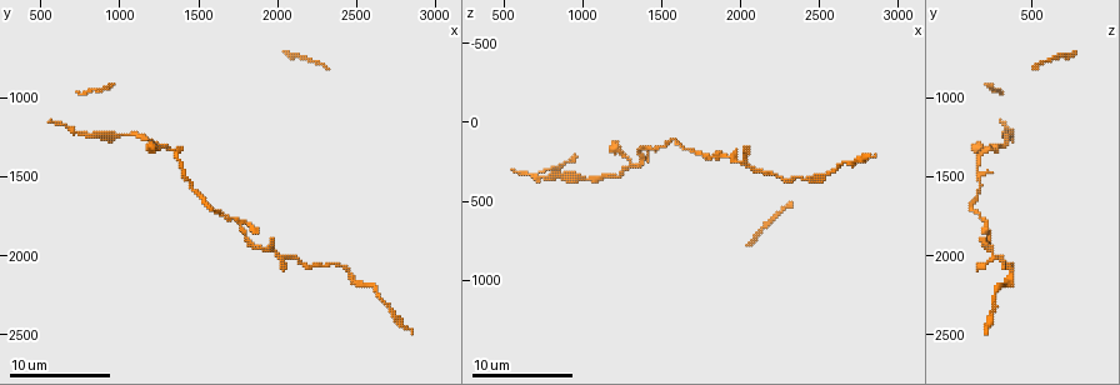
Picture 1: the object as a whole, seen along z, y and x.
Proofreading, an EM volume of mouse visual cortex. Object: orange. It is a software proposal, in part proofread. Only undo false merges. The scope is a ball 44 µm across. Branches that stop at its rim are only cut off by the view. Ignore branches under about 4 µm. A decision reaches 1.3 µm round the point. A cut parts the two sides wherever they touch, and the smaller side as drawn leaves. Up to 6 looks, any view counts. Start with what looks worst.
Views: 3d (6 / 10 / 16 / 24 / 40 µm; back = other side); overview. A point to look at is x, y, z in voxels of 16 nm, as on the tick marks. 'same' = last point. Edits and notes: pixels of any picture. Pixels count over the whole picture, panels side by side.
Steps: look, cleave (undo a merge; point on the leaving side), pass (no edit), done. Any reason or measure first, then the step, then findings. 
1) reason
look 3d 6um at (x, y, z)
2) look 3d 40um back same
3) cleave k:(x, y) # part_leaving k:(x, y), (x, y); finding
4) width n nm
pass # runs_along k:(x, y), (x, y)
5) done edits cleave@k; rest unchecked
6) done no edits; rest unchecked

side arm on a straight run
look 3d 6um at (1380, 1440, 160)

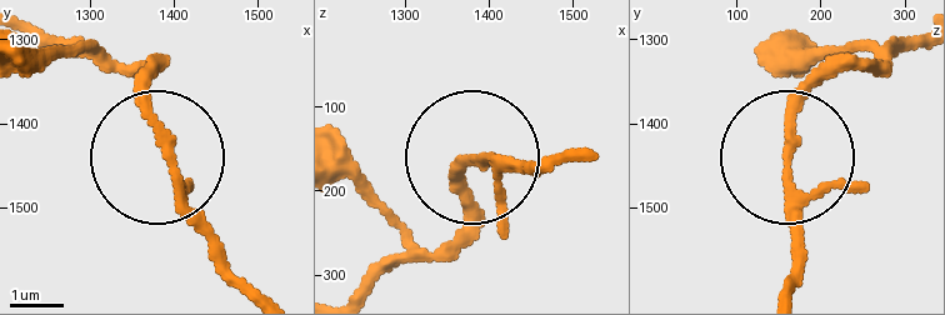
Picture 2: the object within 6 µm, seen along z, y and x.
look 3d 6um back at (1400, 1465, 160)

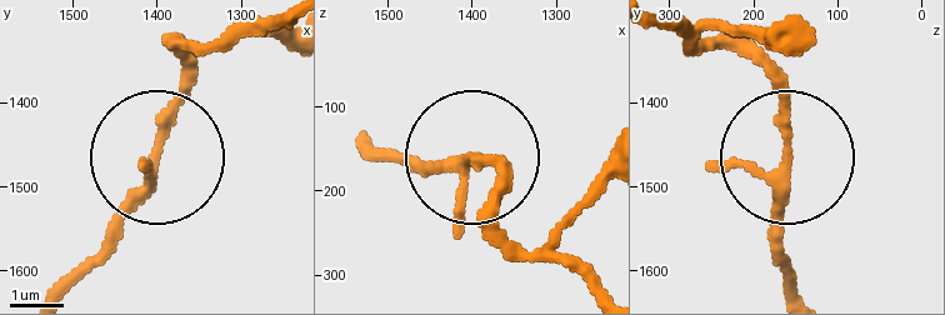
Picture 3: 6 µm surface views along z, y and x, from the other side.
pass # runs_along 3:(366, 140), (420, 168), (478, 154), (500, 168), (500, 189); continuous, no second neuron

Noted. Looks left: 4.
sudden change in width
look 3d 16um at (1740, 1780, 200)

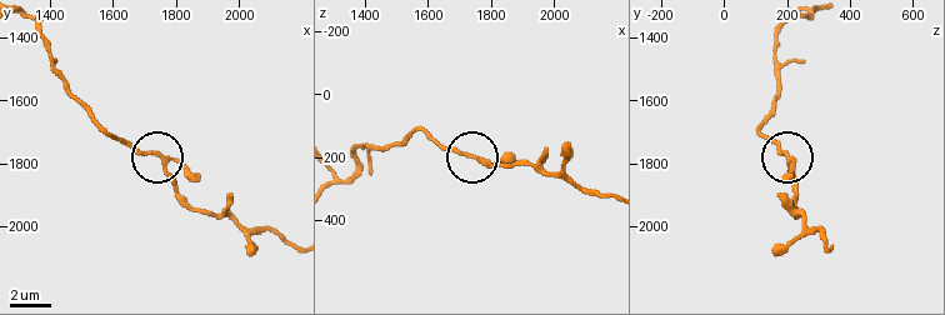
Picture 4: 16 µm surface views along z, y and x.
closer look
look 3d 6um at (1730, 1770, 190)

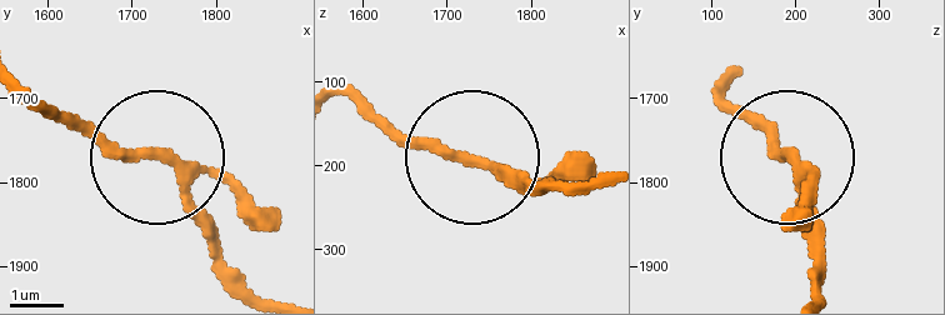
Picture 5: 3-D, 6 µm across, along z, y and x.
width 180 nm
pass # runs_along 5:(728, 76), (785, 151), (813, 286); all the same neuron

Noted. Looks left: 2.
thick turns thin
look 3d 6um at (820, 1240, 340)

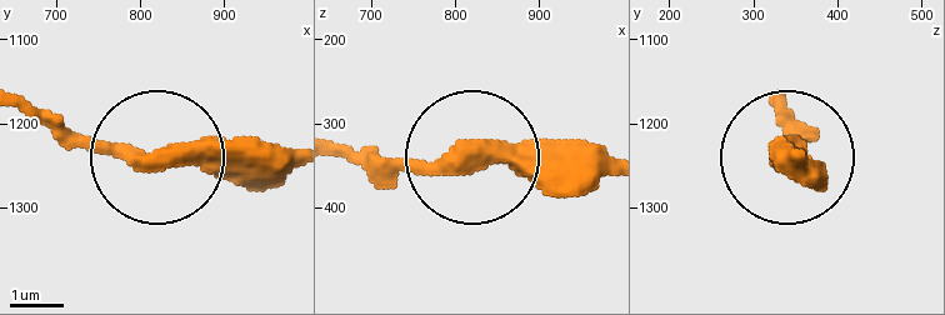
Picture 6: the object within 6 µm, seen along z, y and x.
other side
look 3d 6um back at (805, 1245, 340)

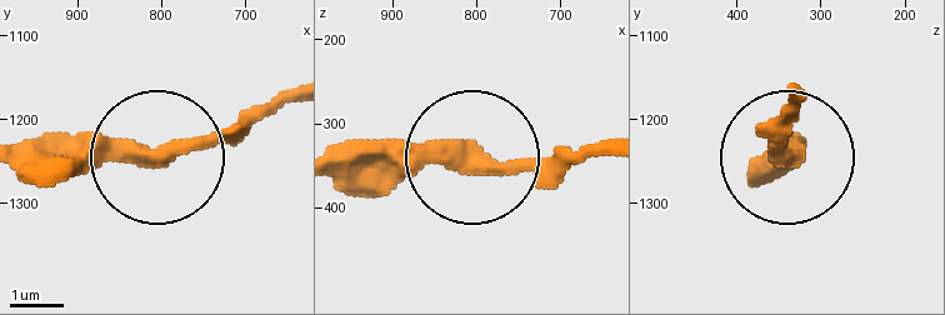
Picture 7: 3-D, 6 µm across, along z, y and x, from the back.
width 370 nm
pass # runs_along 7:(336, 168), (565, 164), (605, 150); continuous, no second neuron

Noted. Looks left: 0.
done no edits; rest unchecked

